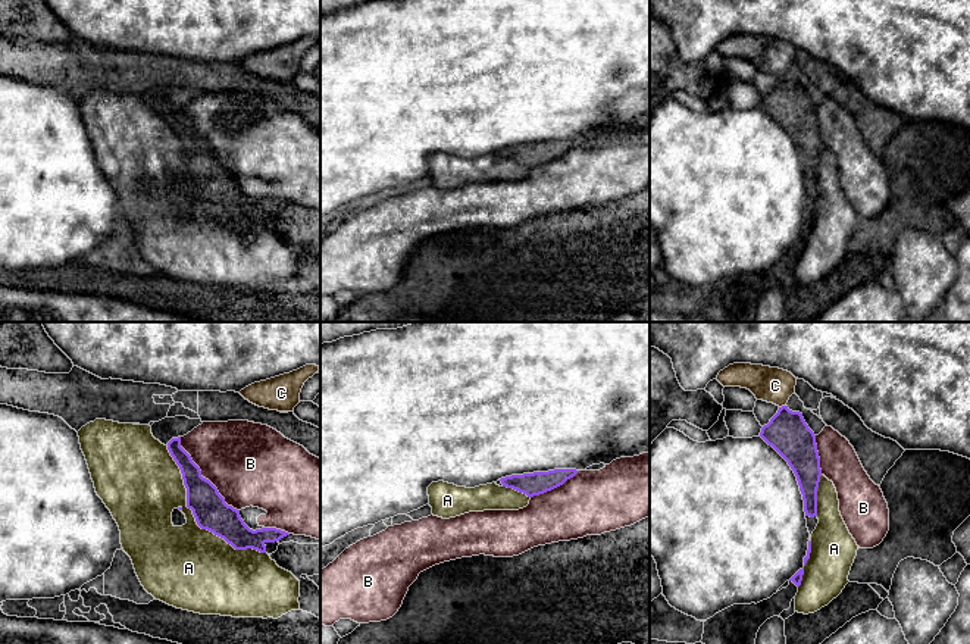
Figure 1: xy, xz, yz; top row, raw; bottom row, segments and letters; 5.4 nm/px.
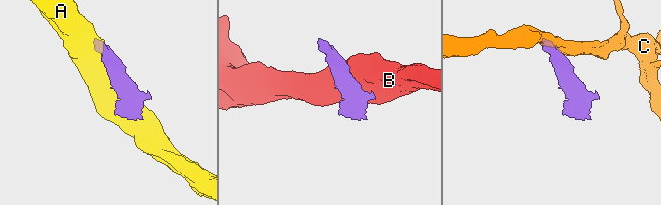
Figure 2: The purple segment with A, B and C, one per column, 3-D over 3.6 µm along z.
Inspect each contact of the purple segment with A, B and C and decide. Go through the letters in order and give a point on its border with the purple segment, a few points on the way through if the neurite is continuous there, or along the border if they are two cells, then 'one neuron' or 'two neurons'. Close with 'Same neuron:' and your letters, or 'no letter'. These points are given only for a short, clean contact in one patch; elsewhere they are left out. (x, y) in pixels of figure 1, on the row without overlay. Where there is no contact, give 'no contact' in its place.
A: meets purple in xy at (196, 190); two neurons
B: meets purple in xy at (202, 147); two neurons
C: meets purple in yz at (782, 77); border along yz (785, 75), (779, 78); two neurons
Same neuron: no letter

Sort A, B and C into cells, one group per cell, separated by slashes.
A / B / C

